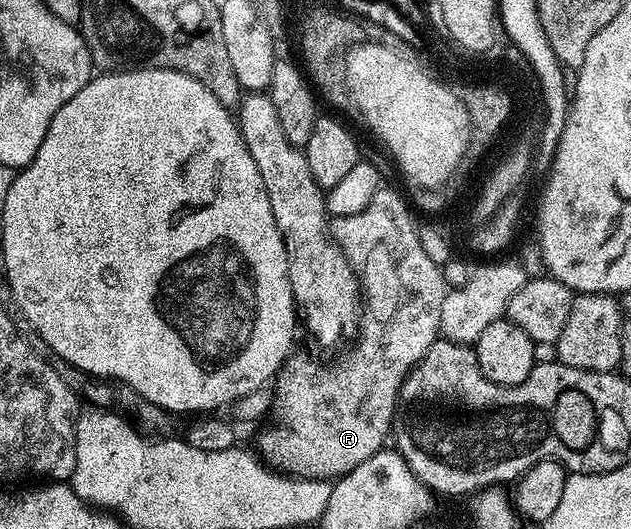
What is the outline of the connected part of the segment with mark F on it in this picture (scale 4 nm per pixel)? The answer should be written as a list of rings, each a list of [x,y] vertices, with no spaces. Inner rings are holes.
[[[386,186],[379,187],[371,202],[368,203],[366,209],[358,214],[352,214],[350,217],[337,217],[332,224],[332,235],[334,241],[340,246],[340,250],[346,255],[346,261],[350,263],[351,273],[362,275],[362,292],[366,295],[366,305],[362,308],[362,337],[358,340],[358,345],[354,348],[354,353],[343,362],[339,368],[314,368],[314,364],[306,356],[291,355],[286,363],[282,365],[277,377],[276,383],[273,385],[274,404],[272,409],[272,419],[274,424],[270,424],[258,436],[258,448],[256,452],[259,457],[269,467],[275,470],[285,470],[290,474],[297,474],[307,478],[316,480],[329,480],[331,482],[340,476],[346,476],[352,470],[356,470],[356,466],[360,466],[360,462],[368,462],[372,458],[372,454],[383,451],[382,444],[391,435],[394,426],[394,409],[398,403],[398,391],[404,382],[404,378],[408,375],[420,362],[420,358],[424,358],[424,354],[428,354],[431,346],[440,339],[442,327],[440,326],[440,306],[444,306],[444,298],[448,291],[448,283],[446,284],[446,276],[441,267],[428,258],[427,252],[420,246],[420,238],[418,237],[419,225],[410,217],[407,201],[404,199],[403,193],[393,192]]]

